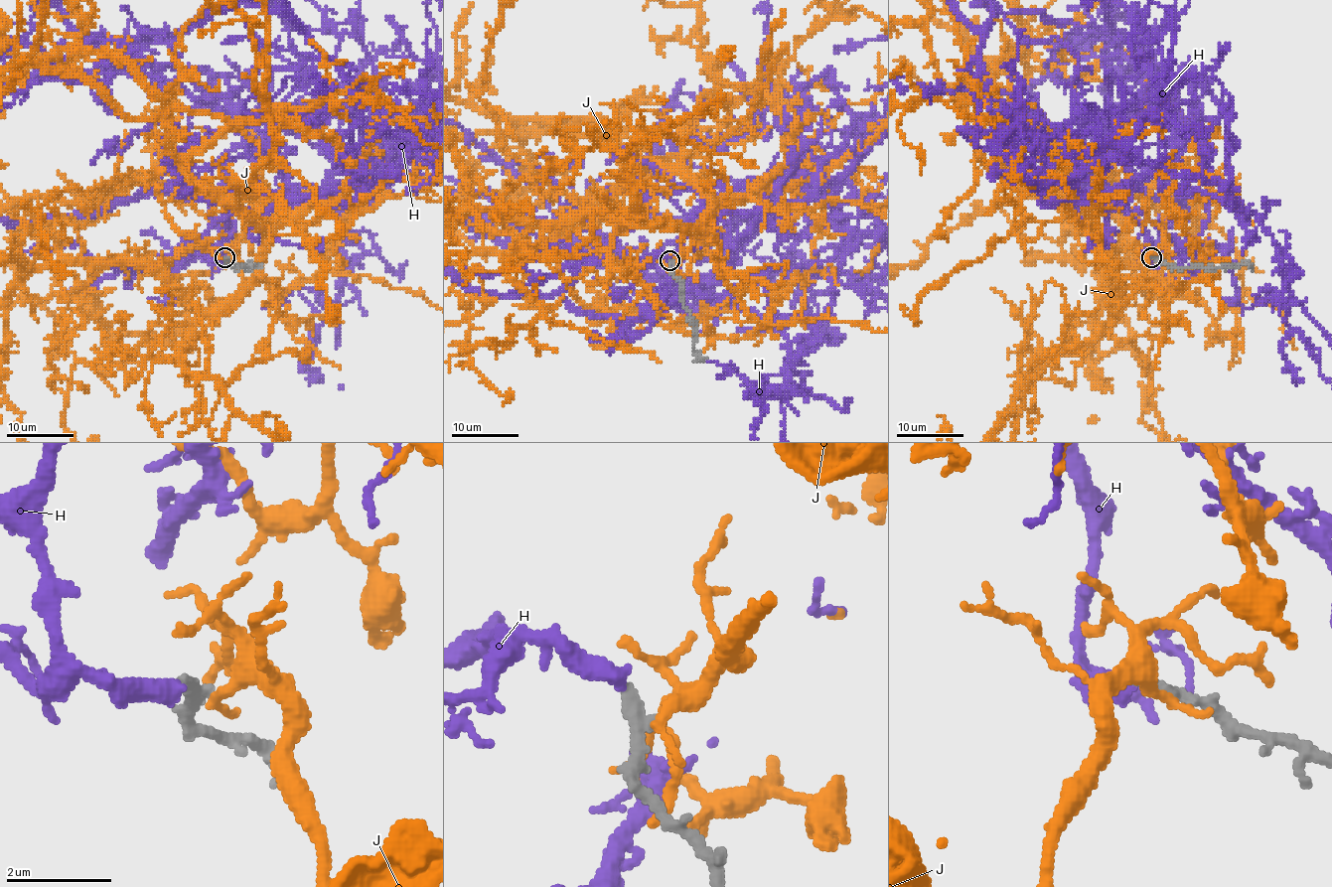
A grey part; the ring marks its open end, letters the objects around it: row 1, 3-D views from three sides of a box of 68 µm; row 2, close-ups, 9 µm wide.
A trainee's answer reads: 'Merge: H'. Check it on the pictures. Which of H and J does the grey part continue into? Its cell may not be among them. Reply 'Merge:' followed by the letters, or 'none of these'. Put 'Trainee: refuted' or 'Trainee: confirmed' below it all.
Merge: H
Trainee: confirmed

